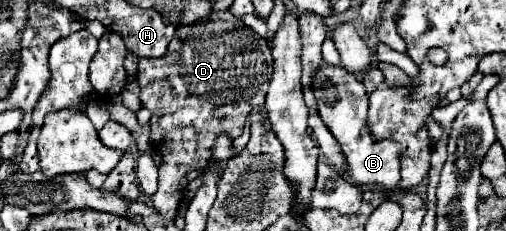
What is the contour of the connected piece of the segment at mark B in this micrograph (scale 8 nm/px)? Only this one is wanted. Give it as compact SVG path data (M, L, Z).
M321 66L313 80L313 94L317 98L319 114L325 126L331 130L335 140L341 146L341 154L347 160L347 174L355 184L383 186L395 190L399 182L399 158L401 146L393 140L373 140L367 124L369 96L365 86L345 68L339 66Z

